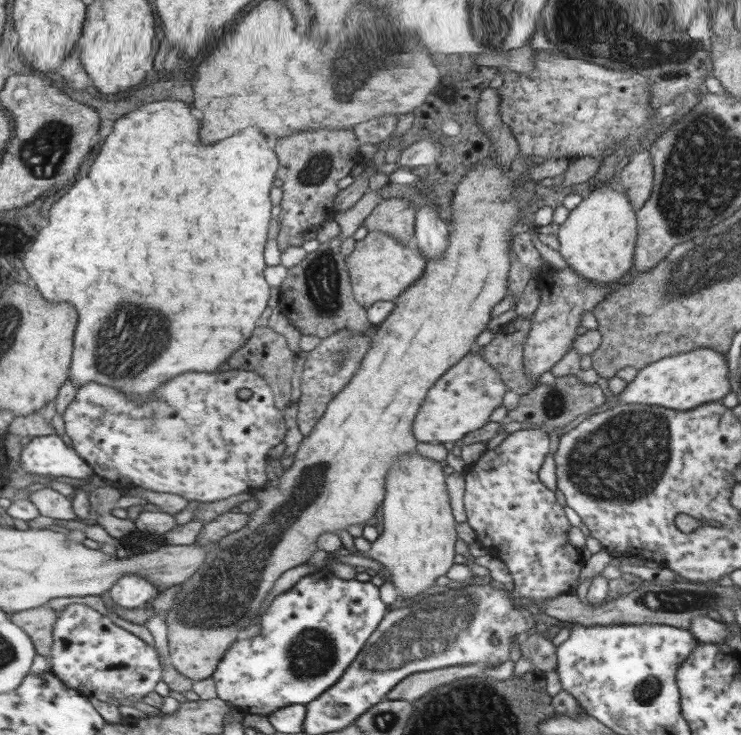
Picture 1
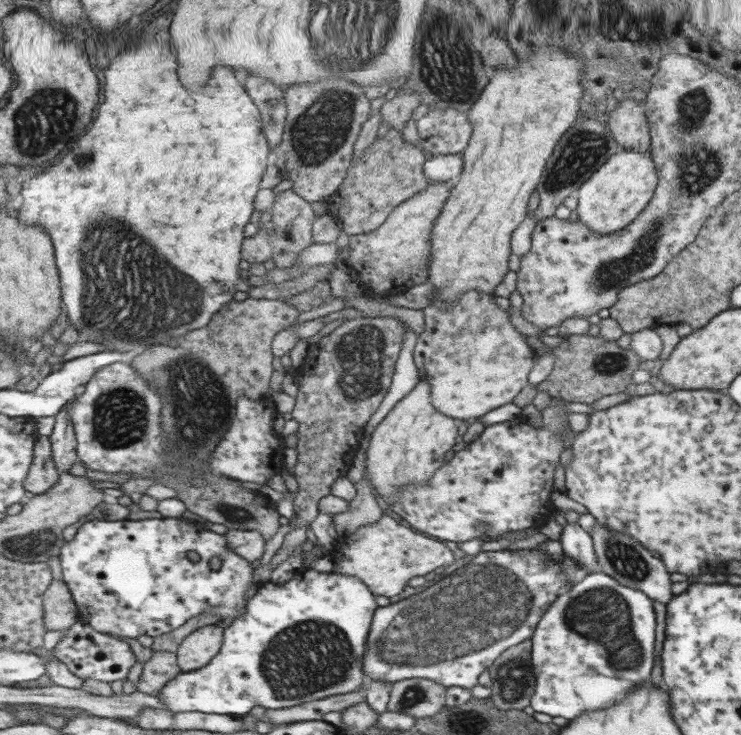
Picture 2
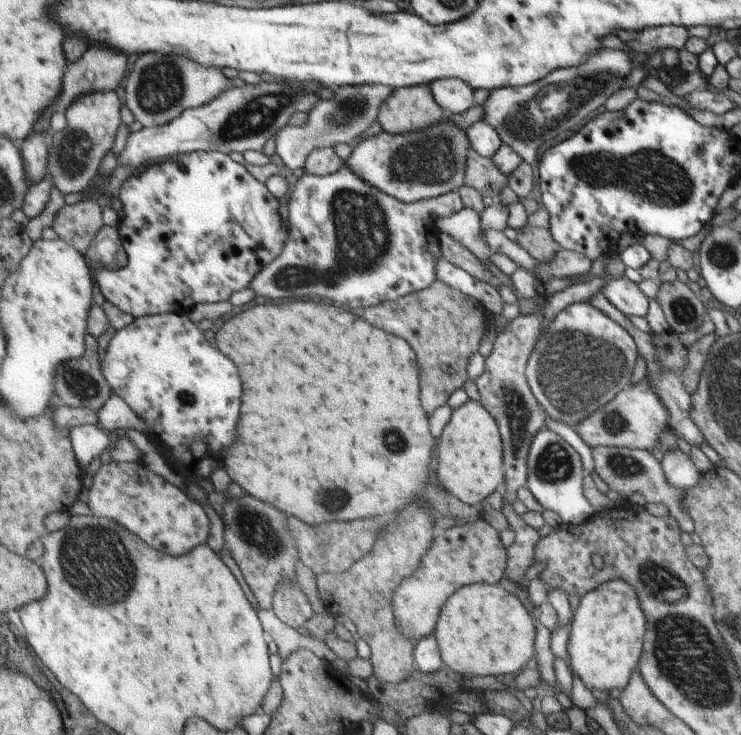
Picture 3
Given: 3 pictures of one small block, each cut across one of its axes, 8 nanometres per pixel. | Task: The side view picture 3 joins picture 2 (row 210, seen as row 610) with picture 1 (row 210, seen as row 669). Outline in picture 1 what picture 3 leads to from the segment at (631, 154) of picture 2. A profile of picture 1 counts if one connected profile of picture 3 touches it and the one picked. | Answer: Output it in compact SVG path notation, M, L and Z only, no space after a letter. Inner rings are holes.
M612 185L588 193L578 208L570 215L558 230L560 255L566 259L568 267L574 269L585 280L597 286L612 286L624 278L635 260L634 242L636 242L636 216L632 201L625 191L616 191Z

